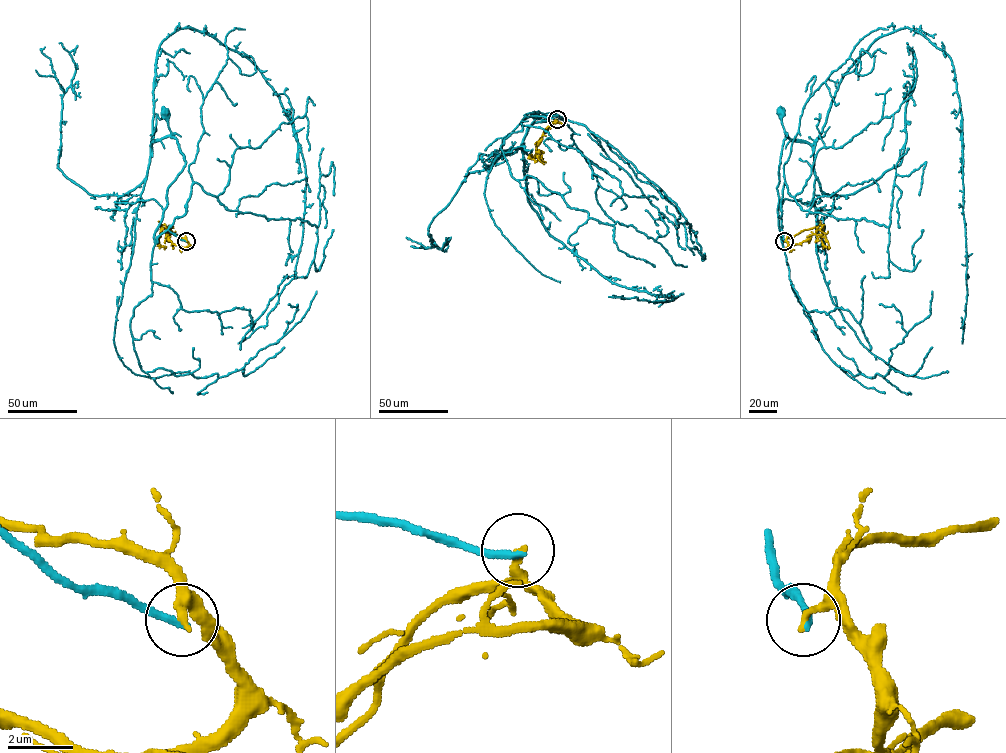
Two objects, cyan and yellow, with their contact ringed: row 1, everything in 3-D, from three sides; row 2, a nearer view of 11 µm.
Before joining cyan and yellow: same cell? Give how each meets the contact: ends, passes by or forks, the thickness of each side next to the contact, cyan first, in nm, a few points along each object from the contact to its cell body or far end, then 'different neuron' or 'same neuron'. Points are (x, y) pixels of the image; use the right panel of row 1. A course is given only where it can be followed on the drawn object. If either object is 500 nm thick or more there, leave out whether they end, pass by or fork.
cyan ends; yellow ends; calibres 240 and 280 nm; course cyan (785, 241), (782, 230), (782, 242), (780, 237), (777, 207), (778, 167), (787, 135), (780, 113); course yellow (784, 241), (821, 224), (821, 241), (828, 249); different neuron

